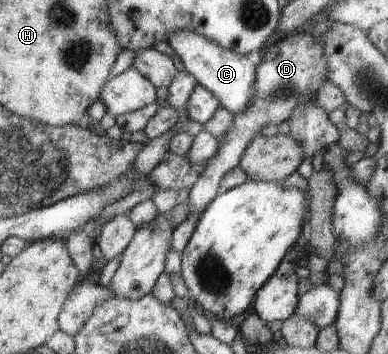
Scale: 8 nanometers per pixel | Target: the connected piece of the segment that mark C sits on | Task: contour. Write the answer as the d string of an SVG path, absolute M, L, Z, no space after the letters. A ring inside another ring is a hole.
M178 30L167 34L166 41L171 45L176 55L184 63L188 72L197 83L205 87L220 102L220 106L233 114L244 111L255 96L255 65L247 56L241 56L210 41L206 36L186 30Z

